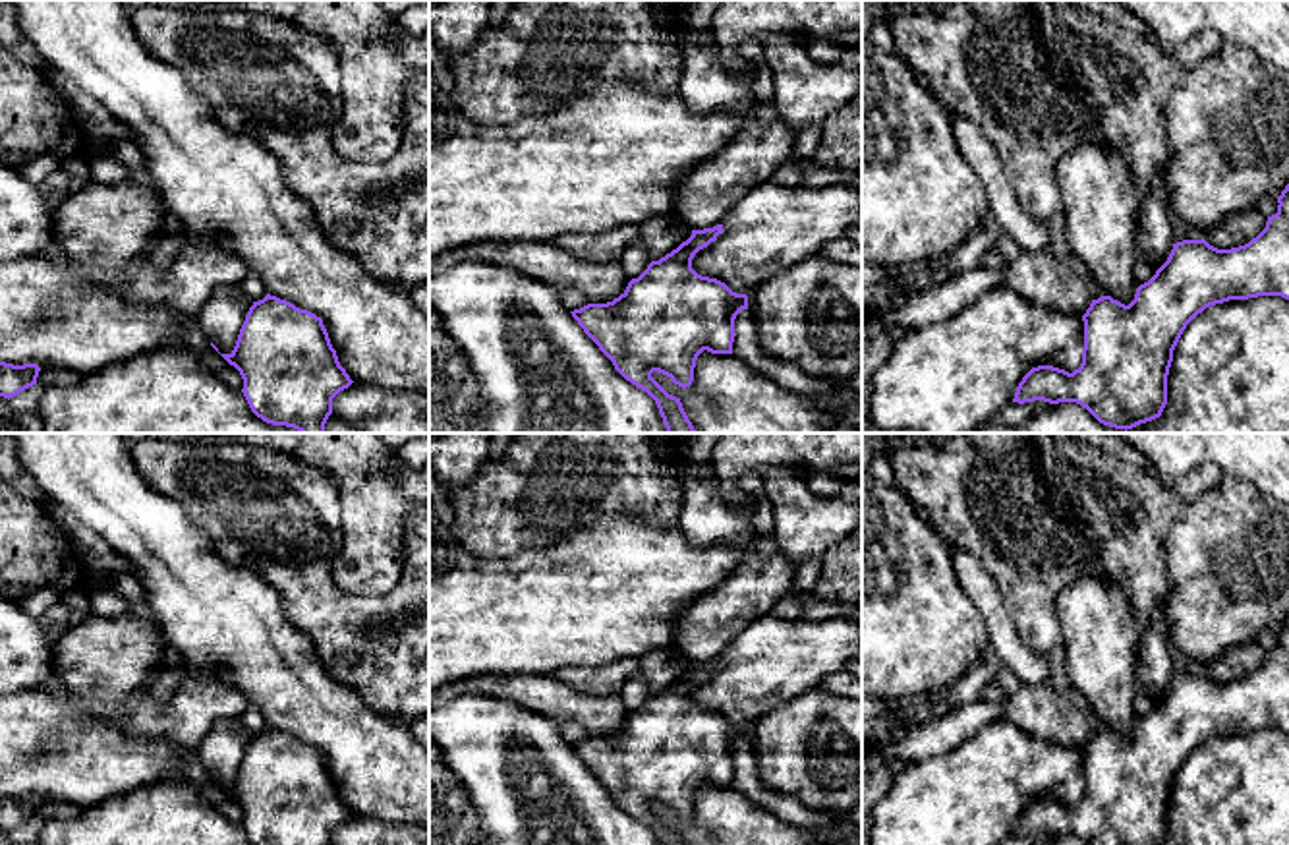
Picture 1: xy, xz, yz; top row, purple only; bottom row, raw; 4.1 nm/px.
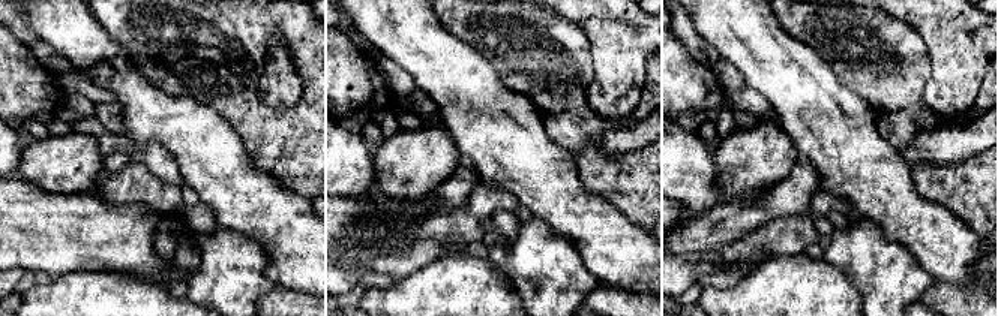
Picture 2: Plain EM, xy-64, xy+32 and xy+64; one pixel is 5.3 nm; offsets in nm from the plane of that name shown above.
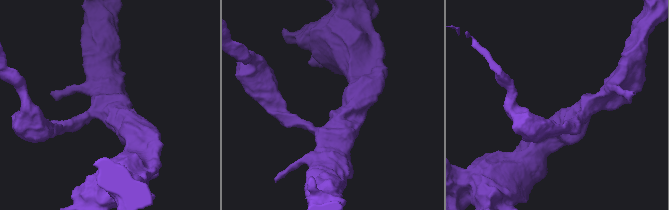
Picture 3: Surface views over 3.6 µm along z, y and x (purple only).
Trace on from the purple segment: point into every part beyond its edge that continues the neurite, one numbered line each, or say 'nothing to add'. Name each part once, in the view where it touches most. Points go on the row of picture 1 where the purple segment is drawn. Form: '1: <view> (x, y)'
nothing to add

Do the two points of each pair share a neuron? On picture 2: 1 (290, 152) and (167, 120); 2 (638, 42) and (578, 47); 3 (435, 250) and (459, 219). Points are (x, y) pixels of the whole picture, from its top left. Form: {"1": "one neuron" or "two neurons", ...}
{"1": "two neurons", "2": "two neurons", "3": "two neurons"}

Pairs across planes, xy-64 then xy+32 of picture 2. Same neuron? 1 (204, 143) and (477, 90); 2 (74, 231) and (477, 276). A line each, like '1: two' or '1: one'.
1: one
2: two

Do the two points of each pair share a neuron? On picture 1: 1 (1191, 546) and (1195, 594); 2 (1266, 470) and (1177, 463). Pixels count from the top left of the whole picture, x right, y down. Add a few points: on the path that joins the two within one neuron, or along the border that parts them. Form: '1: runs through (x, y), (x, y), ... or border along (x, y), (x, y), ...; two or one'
1: runs through (1197, 557), (1197, 582); one
2: runs through (1245, 453), (1199, 453); one

